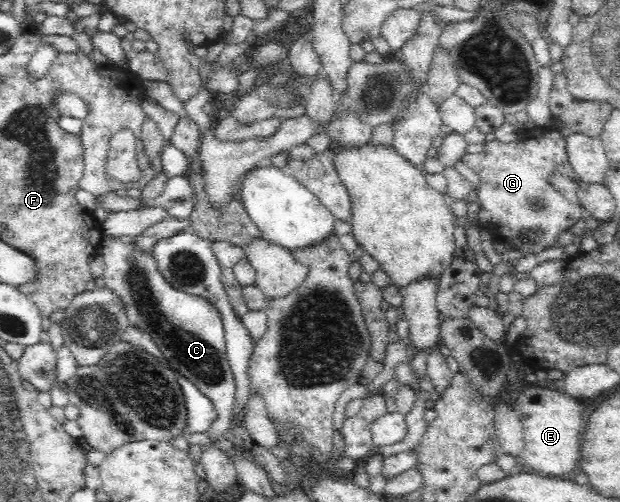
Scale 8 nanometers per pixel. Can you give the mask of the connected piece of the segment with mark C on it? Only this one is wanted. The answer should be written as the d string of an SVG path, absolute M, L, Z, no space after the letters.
M103 232L98 252L105 259L105 273L101 277L105 288L110 290L113 297L121 304L129 324L148 334L167 357L169 366L191 380L217 407L219 418L205 432L209 438L209 446L203 447L203 451L215 448L215 444L219 444L231 430L229 417L236 394L236 383L226 355L225 323L221 310L203 296L189 294L172 286L161 273L155 251L144 250L134 238L113 236Z

